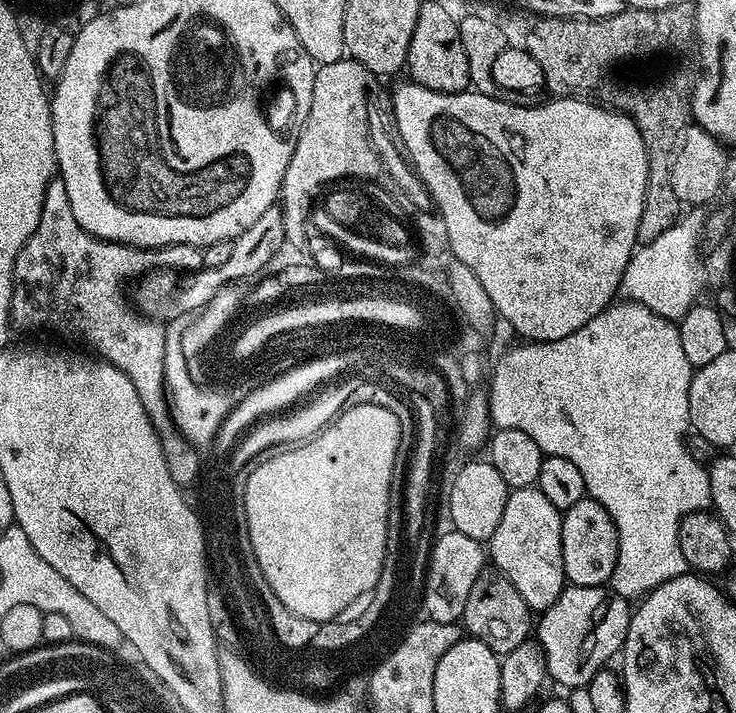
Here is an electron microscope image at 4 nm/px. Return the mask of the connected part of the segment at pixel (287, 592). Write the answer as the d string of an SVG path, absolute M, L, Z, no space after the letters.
M375 403L354 406L353 409L346 409L341 412L327 428L322 429L315 436L289 447L287 450L277 451L267 458L261 459L247 473L244 486L245 516L249 526L249 538L253 552L256 555L261 574L269 584L270 590L282 600L283 606L288 607L294 614L321 622L334 620L341 614L347 613L349 611L347 608L359 596L367 597L375 588L387 550L388 499L390 498L391 471L394 467L395 454L398 451L399 434L398 418L394 418L394 414L390 414L390 410L386 410Z

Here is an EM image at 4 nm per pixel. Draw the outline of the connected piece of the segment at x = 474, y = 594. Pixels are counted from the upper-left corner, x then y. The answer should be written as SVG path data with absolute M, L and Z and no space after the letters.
M485 570L470 589L470 598L466 598L462 628L471 639L480 640L490 646L492 652L503 654L514 650L514 646L522 646L522 642L529 639L534 628L534 613L502 573Z

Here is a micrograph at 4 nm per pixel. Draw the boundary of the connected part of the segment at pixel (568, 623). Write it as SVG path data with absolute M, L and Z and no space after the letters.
M608 586L565 587L564 593L546 611L539 613L534 636L544 652L549 677L564 688L587 689L590 678L624 647L633 605Z

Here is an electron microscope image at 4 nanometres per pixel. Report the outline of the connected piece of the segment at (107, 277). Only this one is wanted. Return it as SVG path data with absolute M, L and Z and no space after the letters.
M54 178L46 186L46 194L44 195L44 205L42 206L42 218L38 218L38 226L34 230L34 234L30 234L30 238L26 242L26 246L22 246L22 250L20 251L20 253L18 254L18 258L14 262L14 274L12 275L12 314L11 314L10 320L11 320L11 323L15 325L15 327L17 324L17 326L20 328L49 328L50 331L57 332L57 334L60 336L69 336L69 338L72 340L81 340L81 342L84 343L86 347L88 347L85 349L91 350L93 353L95 353L97 357L99 357L99 359L108 360L114 366L118 366L118 370L122 370L122 374L126 374L126 378L130 378L130 382L134 382L134 390L138 390L138 398L142 398L142 406L146 410L146 414L148 415L150 419L152 419L152 425L155 426L156 431L160 433L160 438L164 445L164 457L166 458L166 462L168 463L168 469L170 470L170 474L174 478L174 482L181 486L187 486L187 484L190 483L191 480L194 479L195 476L199 474L200 460L198 457L196 457L196 454L198 454L197 449L193 447L191 444L189 444L187 440L185 440L181 436L180 432L176 430L176 428L173 425L173 419L170 415L169 397L166 395L165 382L164 382L164 355L166 354L166 351L165 351L166 338L164 337L165 325L153 319L149 319L147 316L141 314L139 311L137 311L135 307L133 307L133 305L130 303L130 300L129 300L130 305L128 305L128 300L126 297L124 297L123 290L120 289L120 283L122 283L123 280L127 278L127 276L135 276L135 278L140 278L144 276L145 273L149 273L155 269L159 269L161 266L163 266L165 269L183 270L185 273L189 273L189 274L197 272L201 268L204 267L204 249L196 248L192 244L171 244L169 248L135 248L134 246L130 246L129 244L115 244L113 240L100 240L98 237L92 236L91 234L89 234L89 232L87 232L86 230L82 230L82 226L78 226L78 218L74 218L74 210L70 210L70 197L66 195L66 186L63 184L62 181L59 180L59 178Z

